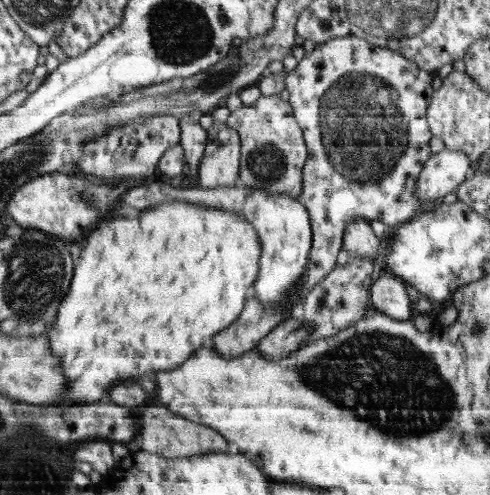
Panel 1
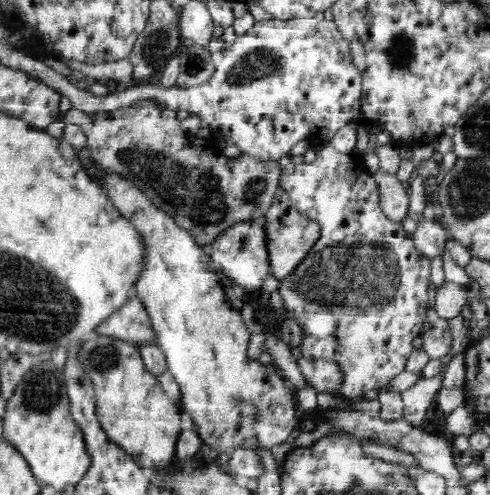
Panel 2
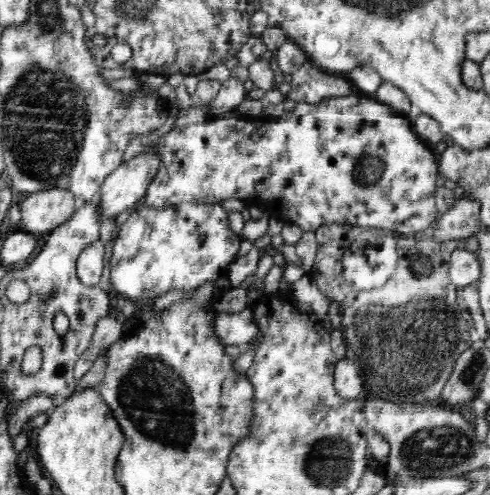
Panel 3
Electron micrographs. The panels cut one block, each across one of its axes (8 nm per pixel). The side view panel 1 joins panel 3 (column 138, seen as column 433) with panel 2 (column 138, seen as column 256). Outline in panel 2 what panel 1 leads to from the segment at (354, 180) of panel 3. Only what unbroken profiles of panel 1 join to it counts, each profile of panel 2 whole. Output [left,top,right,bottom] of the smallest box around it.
[96,296,158,348]

